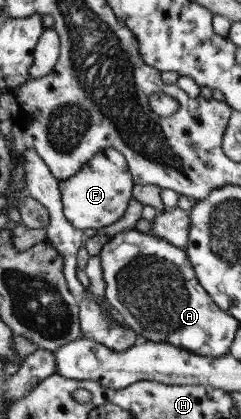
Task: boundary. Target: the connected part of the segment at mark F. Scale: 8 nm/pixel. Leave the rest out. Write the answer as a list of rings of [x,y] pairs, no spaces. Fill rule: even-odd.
[[[113,148],[100,149],[95,157],[80,167],[78,173],[59,180],[63,216],[71,226],[80,230],[107,227],[123,216],[132,197],[133,185],[127,162],[121,153]]]

